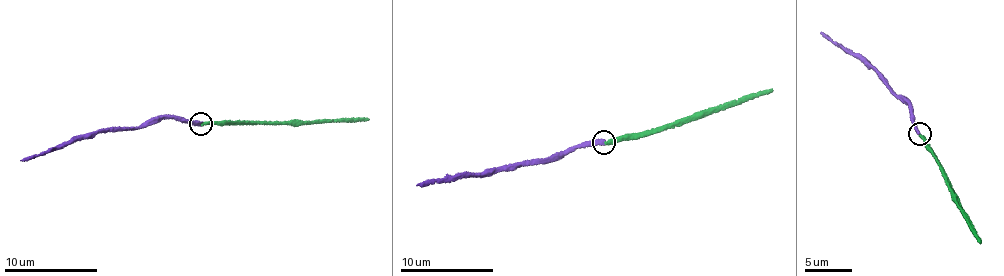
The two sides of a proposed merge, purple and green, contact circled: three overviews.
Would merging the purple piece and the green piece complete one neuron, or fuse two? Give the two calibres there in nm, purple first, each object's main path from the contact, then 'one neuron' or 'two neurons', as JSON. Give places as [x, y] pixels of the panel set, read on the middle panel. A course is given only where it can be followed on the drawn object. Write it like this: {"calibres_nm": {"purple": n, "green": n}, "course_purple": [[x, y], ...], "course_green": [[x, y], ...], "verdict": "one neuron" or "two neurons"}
{"calibres_nm": {"purple": 320, "green": 260}, "course_purple": [[603, 142], [526, 165], [416, 184]], "course_green": [[605, 141], [643, 133], [773, 88]], "verdict": "one neuron"}

